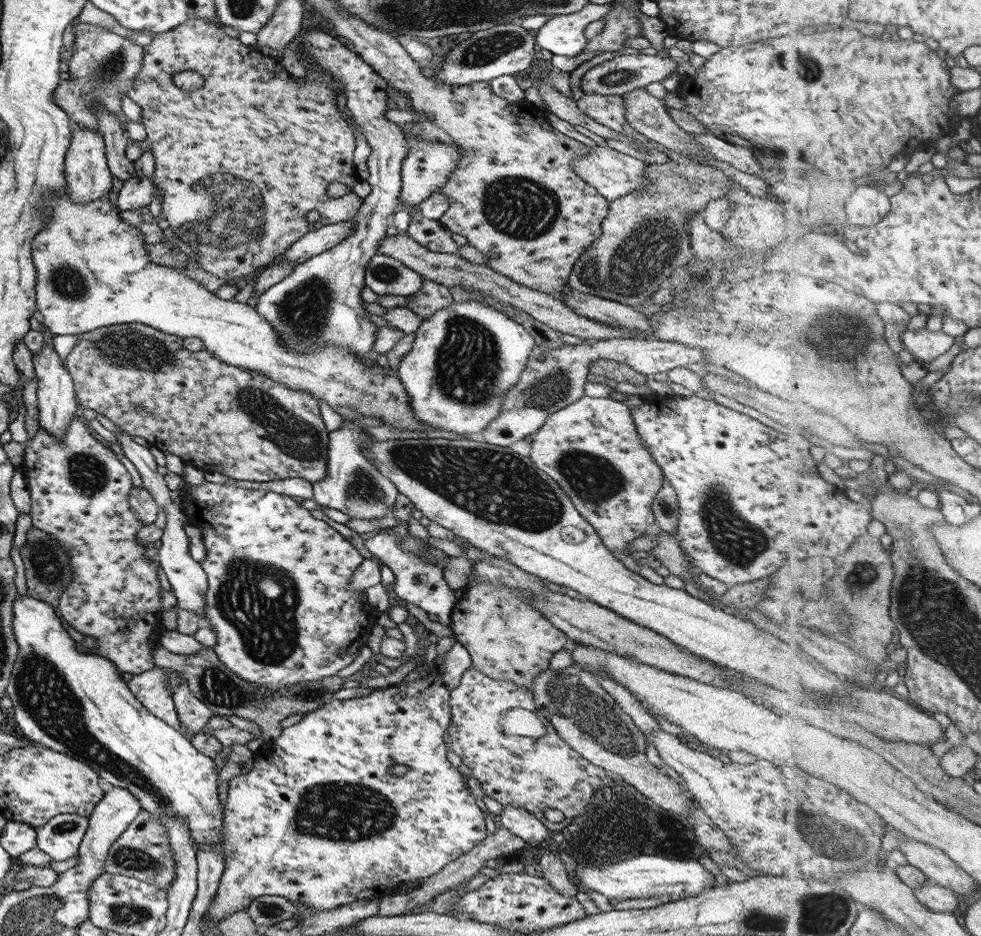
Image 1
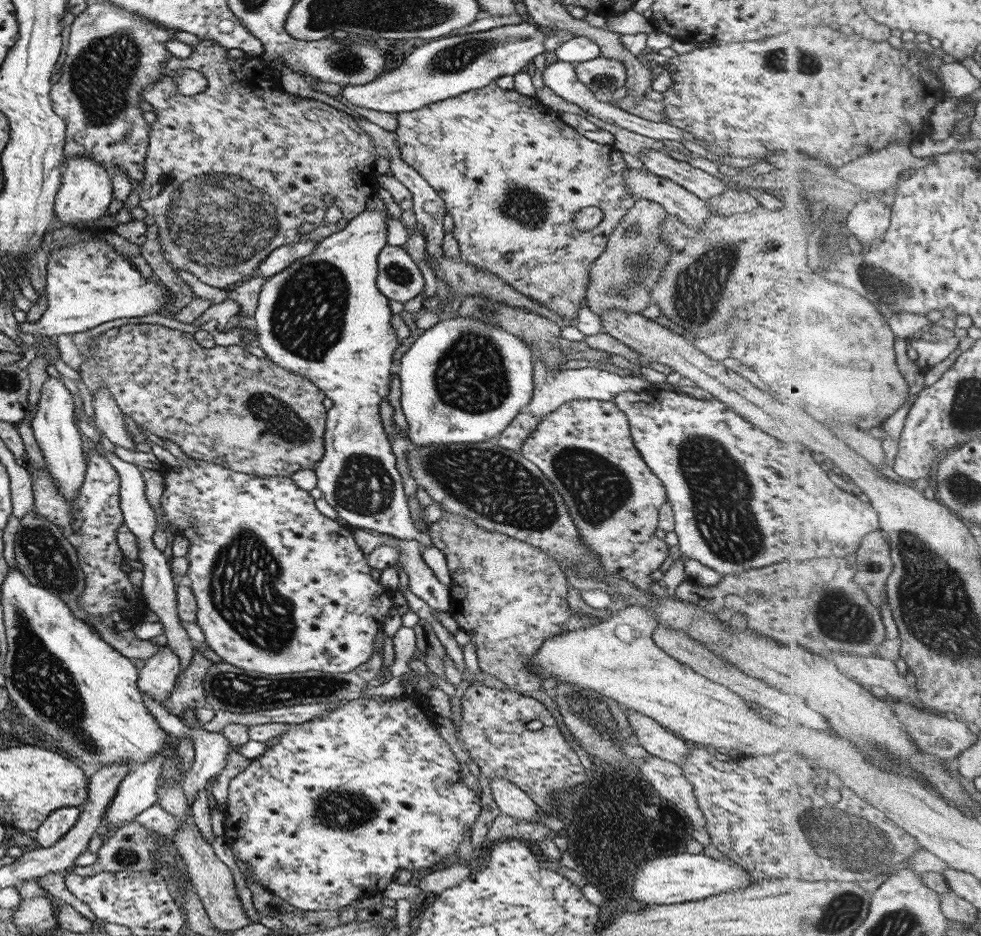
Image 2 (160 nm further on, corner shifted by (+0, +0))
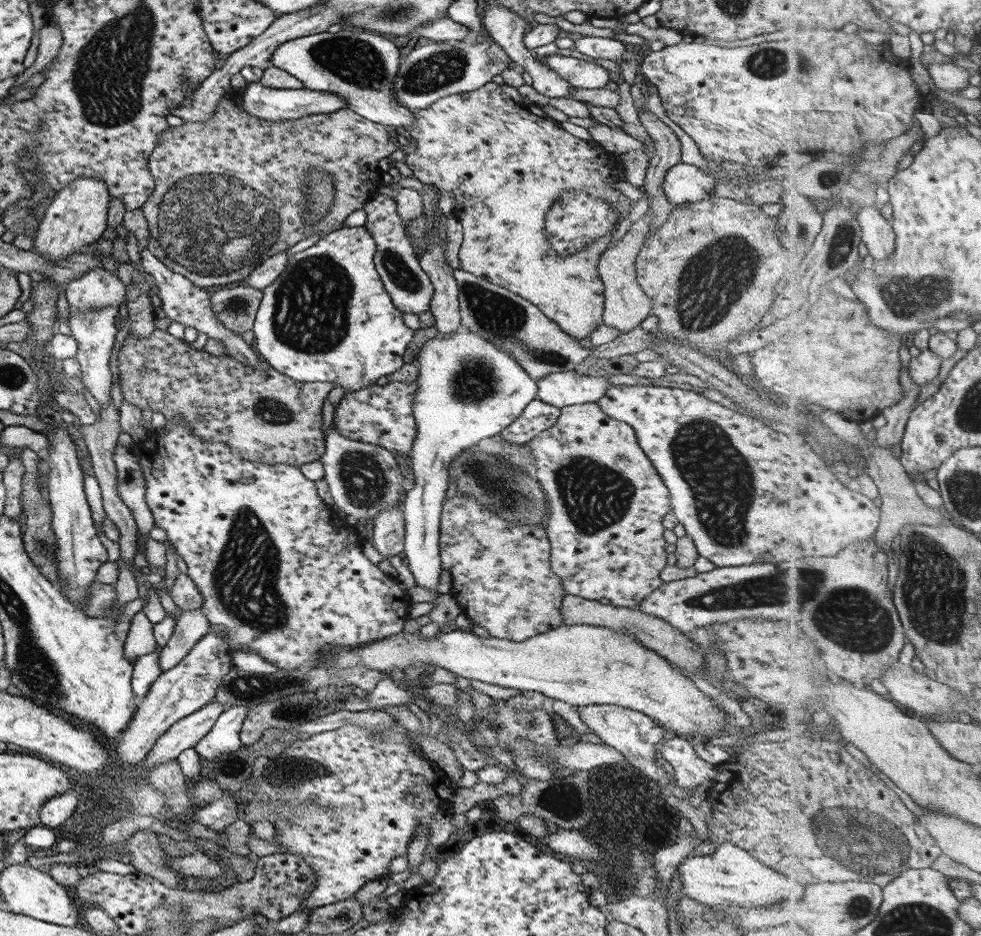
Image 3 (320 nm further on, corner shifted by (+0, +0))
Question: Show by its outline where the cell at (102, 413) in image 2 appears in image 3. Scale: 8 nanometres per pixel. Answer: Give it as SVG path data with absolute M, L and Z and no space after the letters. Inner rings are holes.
M108 306L90 311L75 311L68 316L67 321L70 335L77 344L74 359L78 362L81 371L81 381L100 407L111 402L109 397L111 372L107 367L107 362L109 362L109 355L114 344L115 332L118 330L115 326L117 320L119 320L119 310L117 307Z

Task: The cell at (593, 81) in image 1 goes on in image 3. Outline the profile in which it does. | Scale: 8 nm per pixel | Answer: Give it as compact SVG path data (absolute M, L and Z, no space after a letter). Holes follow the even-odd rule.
M558 53L548 55L541 61L575 88L604 88L609 81L607 69L576 54Z

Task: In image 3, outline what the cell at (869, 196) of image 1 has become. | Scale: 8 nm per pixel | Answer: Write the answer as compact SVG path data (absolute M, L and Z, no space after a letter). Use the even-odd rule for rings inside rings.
M875 206L863 207L857 216L863 230L862 242L865 243L868 254L876 261L889 259L895 253L897 243L893 223L879 209Z

